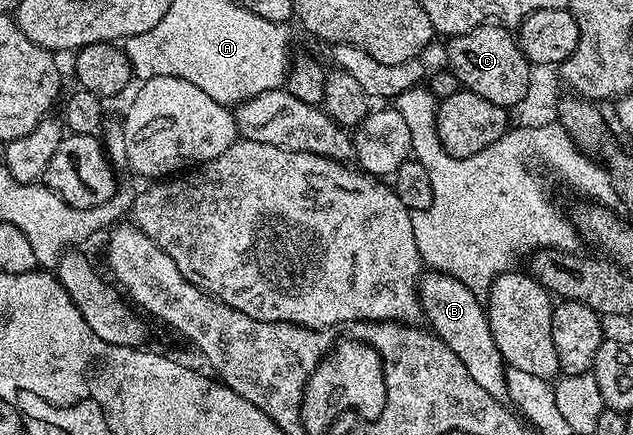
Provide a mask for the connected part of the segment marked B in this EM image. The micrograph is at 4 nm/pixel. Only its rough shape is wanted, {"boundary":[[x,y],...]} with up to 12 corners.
{"boundary":[[429,270],[418,290],[431,330],[478,389],[507,400],[508,367],[481,296]]}

